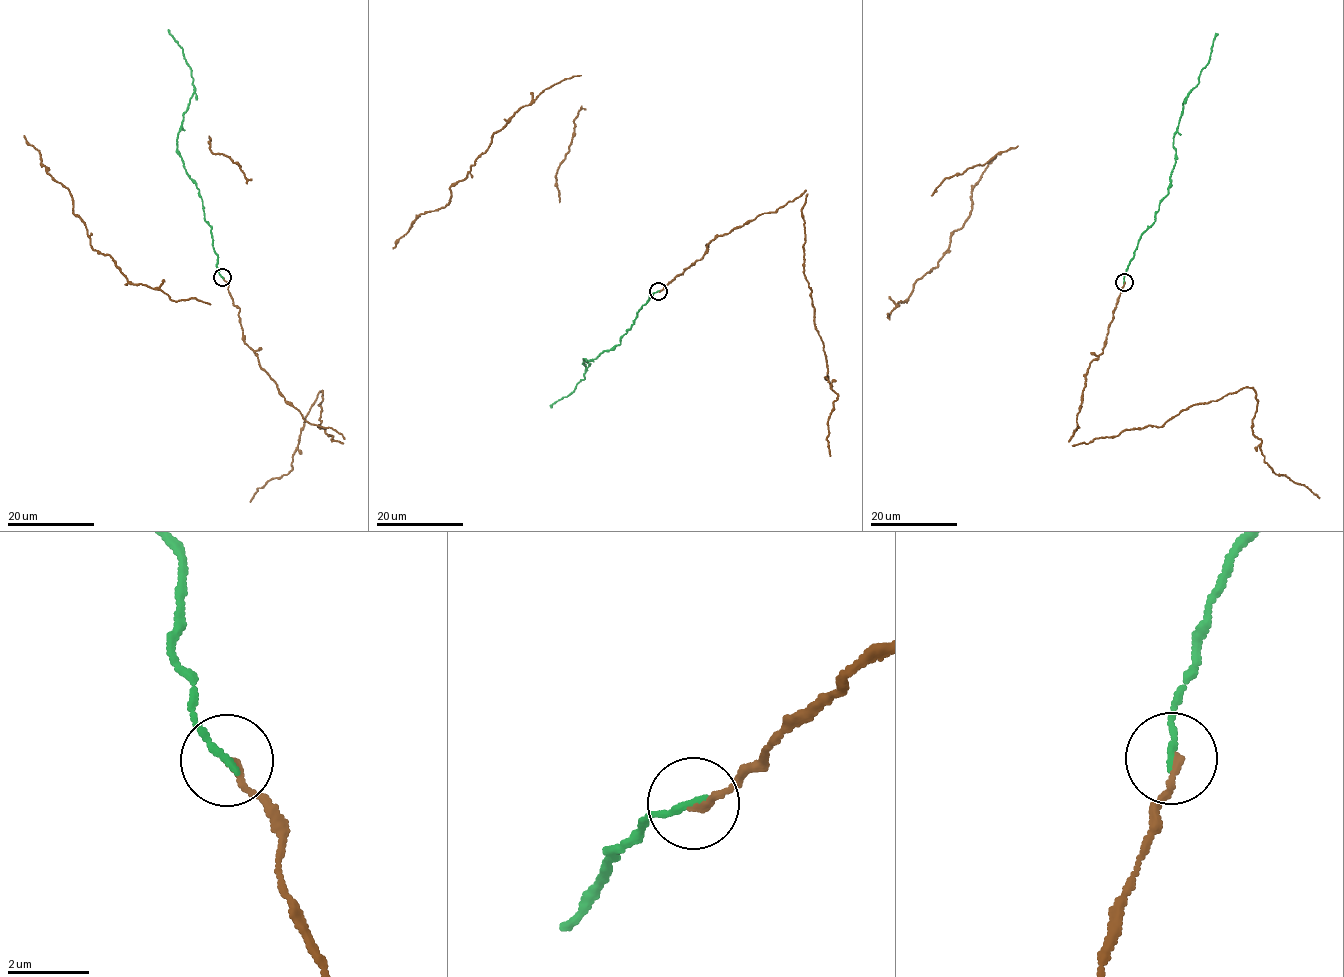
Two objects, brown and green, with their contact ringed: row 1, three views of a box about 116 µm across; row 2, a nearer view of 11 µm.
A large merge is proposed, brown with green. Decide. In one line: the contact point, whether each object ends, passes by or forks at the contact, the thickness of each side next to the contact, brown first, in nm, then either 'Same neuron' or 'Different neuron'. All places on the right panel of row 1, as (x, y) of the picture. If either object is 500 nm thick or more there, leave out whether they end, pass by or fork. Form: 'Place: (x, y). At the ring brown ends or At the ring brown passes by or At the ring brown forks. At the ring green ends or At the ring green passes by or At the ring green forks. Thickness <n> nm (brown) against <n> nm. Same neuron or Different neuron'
Place: (1124, 282). At the ring brown ends. At the ring green ends. Thickness 190 nm (brown) against 180 nm. Same neuron

